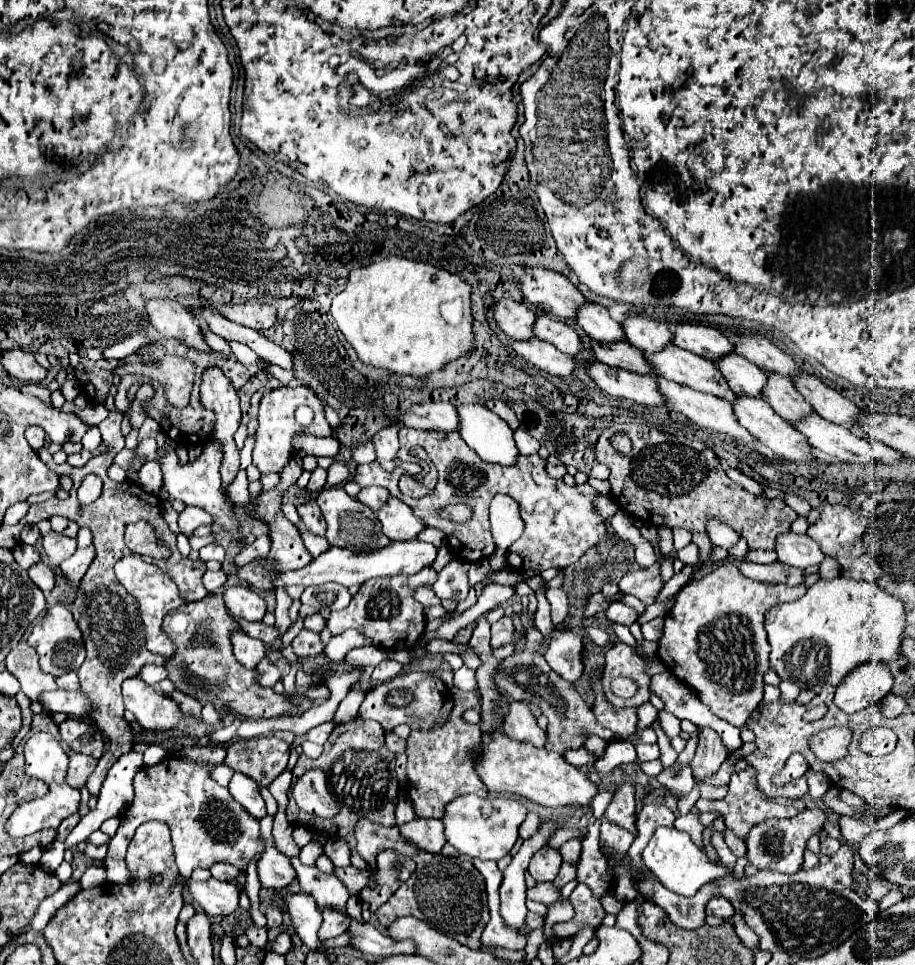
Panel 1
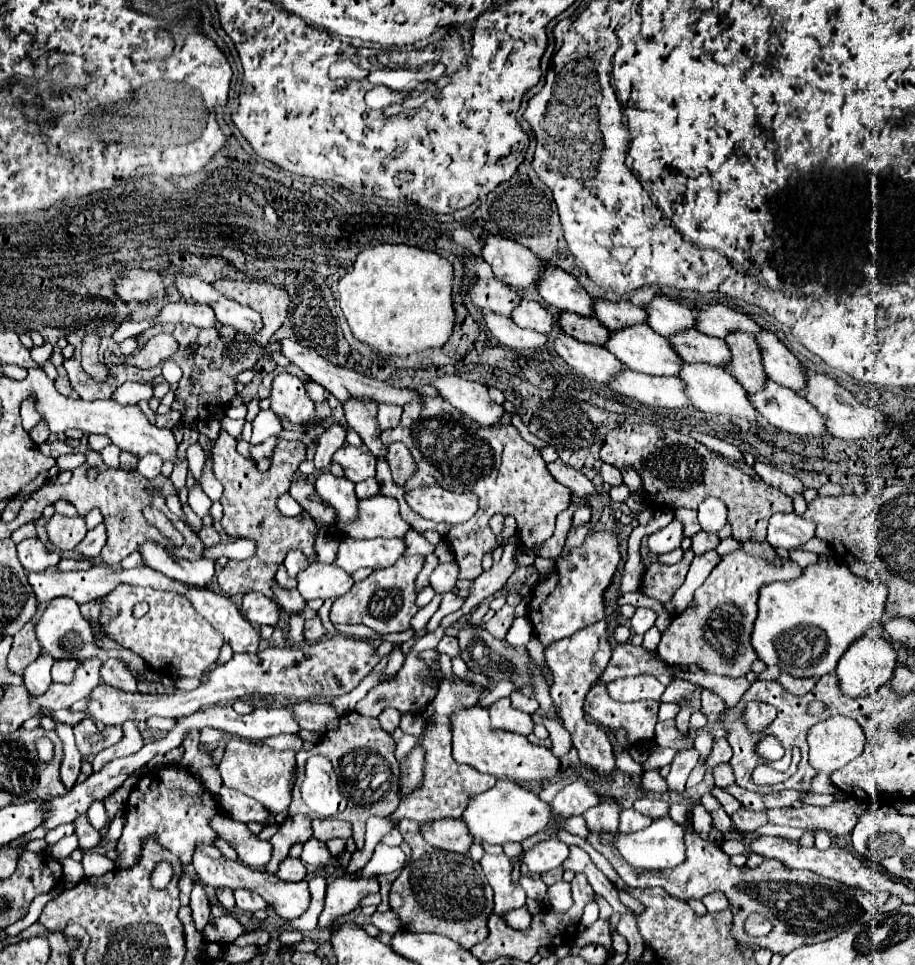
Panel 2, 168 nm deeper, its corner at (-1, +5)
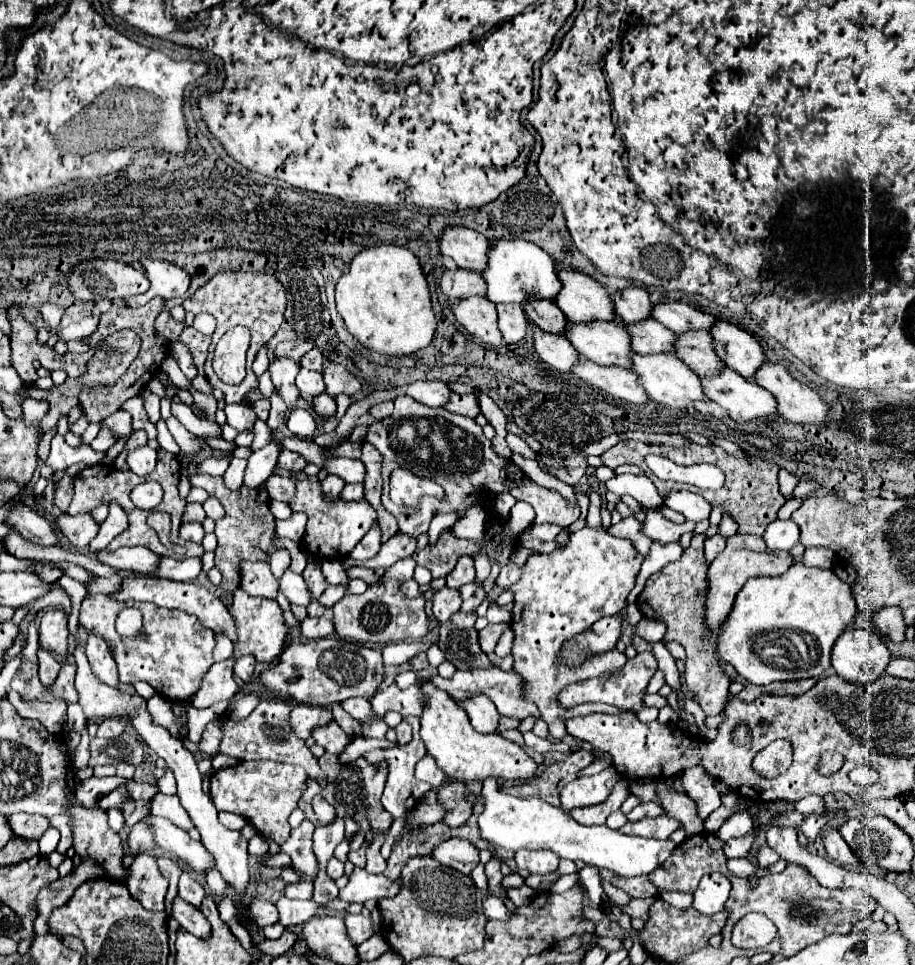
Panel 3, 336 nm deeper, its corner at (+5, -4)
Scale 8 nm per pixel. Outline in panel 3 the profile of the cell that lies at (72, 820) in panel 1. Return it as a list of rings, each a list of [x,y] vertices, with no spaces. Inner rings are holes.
[[[92,776],[92,778],[84,780],[84,782],[78,786],[75,798],[78,802],[82,802],[86,808],[96,808],[96,800],[98,800],[98,796],[106,796],[106,794],[110,794],[114,788],[119,787],[120,784],[127,781],[129,780],[118,776],[102,778]]]

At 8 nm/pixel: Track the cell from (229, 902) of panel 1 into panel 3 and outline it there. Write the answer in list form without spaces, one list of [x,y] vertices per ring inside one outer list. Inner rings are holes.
[[[256,900],[250,906],[250,912],[254,912],[254,924],[260,926],[260,928],[276,924],[278,918],[280,918],[278,916],[278,908],[272,902],[266,902],[266,900]]]

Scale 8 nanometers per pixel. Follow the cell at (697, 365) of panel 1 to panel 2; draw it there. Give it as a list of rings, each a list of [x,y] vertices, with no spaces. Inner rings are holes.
[[[636,325],[626,327],[624,331],[612,331],[612,339],[604,345],[612,355],[616,355],[628,369],[648,375],[660,375],[660,377],[676,377],[680,373],[680,367],[684,365],[684,359],[676,353],[676,349],[670,345],[670,339],[664,339],[656,331],[652,331],[648,325]]]

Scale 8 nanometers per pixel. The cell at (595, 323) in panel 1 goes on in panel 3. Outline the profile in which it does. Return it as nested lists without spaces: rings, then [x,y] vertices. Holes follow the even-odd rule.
[[[494,238],[494,240],[490,240],[490,250],[486,256],[488,256],[488,262],[486,262],[486,270],[482,272],[482,278],[488,286],[486,294],[488,294],[490,302],[494,302],[494,304],[508,304],[508,302],[522,304],[532,298],[554,300],[554,296],[558,294],[560,280],[556,276],[554,262],[536,244],[526,242],[522,238],[510,238],[510,240]]]

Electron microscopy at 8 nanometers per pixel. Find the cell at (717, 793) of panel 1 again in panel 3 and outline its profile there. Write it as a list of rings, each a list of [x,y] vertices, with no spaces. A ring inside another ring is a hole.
[[[744,812],[744,814],[736,814],[736,816],[732,816],[732,818],[718,830],[718,836],[720,836],[722,840],[742,838],[742,836],[748,836],[752,830],[754,830],[752,818],[750,818],[748,812]]]

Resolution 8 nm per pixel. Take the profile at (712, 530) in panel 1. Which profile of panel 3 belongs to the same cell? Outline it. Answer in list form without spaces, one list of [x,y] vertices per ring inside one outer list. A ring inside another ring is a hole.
[[[670,490],[664,498],[664,504],[692,522],[700,522],[710,516],[710,504],[702,496],[688,490]]]

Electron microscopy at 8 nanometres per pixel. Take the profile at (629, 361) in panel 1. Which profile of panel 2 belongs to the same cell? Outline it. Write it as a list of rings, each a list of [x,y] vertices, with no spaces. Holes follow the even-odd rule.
[[[560,313],[560,325],[562,325],[564,333],[568,333],[570,337],[574,337],[582,343],[604,347],[604,343],[608,343],[608,339],[610,339],[610,331],[606,327],[602,327],[602,323],[598,319],[584,319],[580,315]]]

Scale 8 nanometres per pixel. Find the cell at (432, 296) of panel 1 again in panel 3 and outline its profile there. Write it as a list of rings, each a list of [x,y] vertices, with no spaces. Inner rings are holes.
[[[380,244],[374,248],[366,248],[358,252],[352,262],[350,270],[340,276],[336,284],[336,306],[340,316],[346,322],[348,332],[366,348],[376,350],[384,356],[406,356],[414,354],[416,350],[428,346],[436,332],[436,318],[430,304],[430,290],[426,278],[420,270],[416,256],[402,246],[394,244]]]

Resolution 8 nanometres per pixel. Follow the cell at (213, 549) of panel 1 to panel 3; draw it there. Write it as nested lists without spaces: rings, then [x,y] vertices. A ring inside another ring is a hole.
[[[186,522],[180,526],[178,530],[178,536],[182,540],[190,540],[190,542],[202,542],[204,538],[204,528],[200,522]]]

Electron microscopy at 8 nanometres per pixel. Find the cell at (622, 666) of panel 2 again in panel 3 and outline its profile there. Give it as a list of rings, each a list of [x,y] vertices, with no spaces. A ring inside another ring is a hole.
[[[584,526],[582,530],[570,534],[570,544],[562,548],[562,552],[554,550],[550,554],[528,556],[522,566],[520,580],[508,586],[514,596],[510,622],[514,632],[513,668],[519,676],[526,676],[526,680],[534,684],[534,700],[542,704],[544,722],[556,742],[566,736],[566,726],[560,718],[566,708],[558,708],[558,704],[550,708],[550,696],[554,696],[562,684],[570,684],[570,680],[608,676],[626,664],[626,656],[614,648],[598,656],[590,656],[580,666],[568,666],[560,660],[562,644],[586,632],[596,620],[618,614],[624,608],[626,596],[636,584],[642,562],[644,556],[634,548],[632,540],[616,538],[604,526]]]

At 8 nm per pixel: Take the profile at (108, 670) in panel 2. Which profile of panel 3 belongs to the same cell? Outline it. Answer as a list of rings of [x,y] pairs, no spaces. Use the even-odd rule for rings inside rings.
[[[88,634],[86,656],[88,656],[88,662],[92,666],[92,672],[102,682],[116,688],[118,686],[118,668],[116,668],[116,662],[114,662],[114,658],[110,654],[110,648],[108,648],[106,640],[96,636],[96,634]]]

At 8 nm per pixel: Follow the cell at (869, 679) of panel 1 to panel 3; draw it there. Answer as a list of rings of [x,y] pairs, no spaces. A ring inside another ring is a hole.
[[[860,626],[846,628],[832,648],[832,668],[844,680],[856,684],[870,684],[876,680],[888,662],[890,652],[876,630]]]

